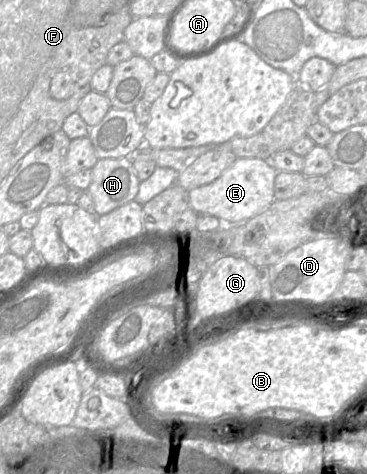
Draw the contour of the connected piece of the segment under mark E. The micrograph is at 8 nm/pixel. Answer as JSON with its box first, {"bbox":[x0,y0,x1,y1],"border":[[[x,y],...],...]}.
{"bbox":[187,158,276,225],"border":[[[237,158],[215,181],[187,193],[187,202],[199,214],[214,216],[225,225],[246,222],[266,210],[274,201],[276,168],[270,160]]]}

